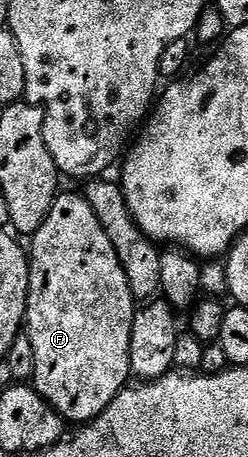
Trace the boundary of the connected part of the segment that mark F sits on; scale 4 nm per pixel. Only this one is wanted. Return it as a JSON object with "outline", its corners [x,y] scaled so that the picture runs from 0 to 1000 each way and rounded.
{"outline":[[[234,425],[226,440],[206,449],[206,457],[173,484],[173,492],[125,516],[125,532],[133,532],[133,543],[121,538],[109,549],[117,560],[117,648],[101,670],[109,731],[129,759],[141,764],[141,816],[125,838],[145,856],[242,904],[250,917],[282,928],[310,926],[294,930],[339,930],[391,917],[415,904],[415,895],[431,895],[431,886],[448,886],[448,877],[464,877],[472,862],[524,836],[528,711],[536,709],[536,683],[544,678],[528,624],[512,624],[512,597],[496,597],[496,580],[464,554],[464,536],[448,536],[448,519],[431,519],[431,510],[415,510],[415,492],[399,492],[399,475],[383,475],[383,466],[339,425]]]}

